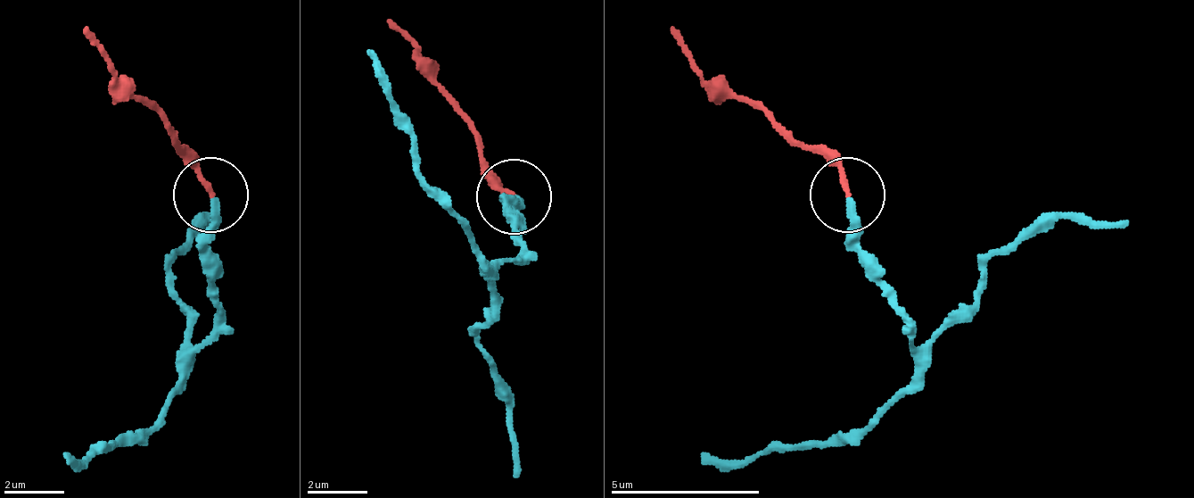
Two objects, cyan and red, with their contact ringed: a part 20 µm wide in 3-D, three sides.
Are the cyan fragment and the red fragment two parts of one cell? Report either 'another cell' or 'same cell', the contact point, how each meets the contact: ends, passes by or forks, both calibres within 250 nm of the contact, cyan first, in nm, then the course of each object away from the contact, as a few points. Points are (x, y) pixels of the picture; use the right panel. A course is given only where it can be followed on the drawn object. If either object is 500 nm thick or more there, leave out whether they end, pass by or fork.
another cell | (847, 195) | cyan ends | red ends | 240/180 nm | cyan via (849, 200), (849, 244), (909, 327), (917, 372), (857, 432), (819, 447), (774, 447), (752, 462), (699, 454) | red via (849, 193), (835, 162), (722, 95), (670, 28)

